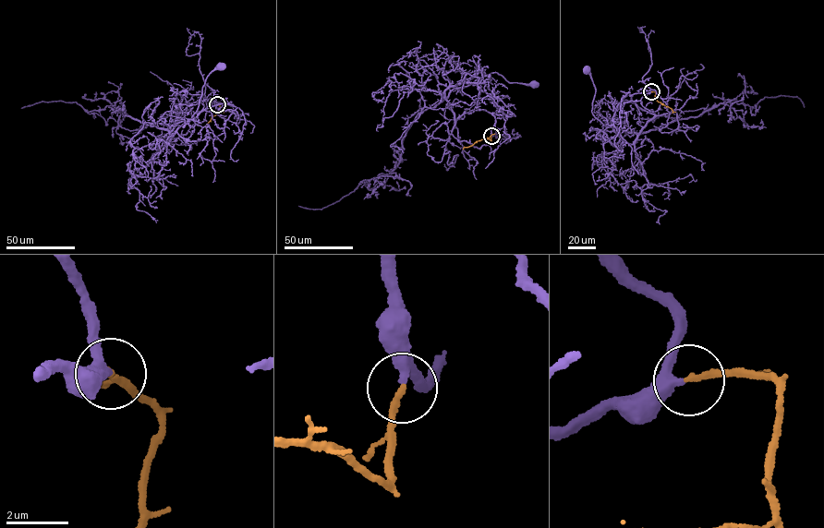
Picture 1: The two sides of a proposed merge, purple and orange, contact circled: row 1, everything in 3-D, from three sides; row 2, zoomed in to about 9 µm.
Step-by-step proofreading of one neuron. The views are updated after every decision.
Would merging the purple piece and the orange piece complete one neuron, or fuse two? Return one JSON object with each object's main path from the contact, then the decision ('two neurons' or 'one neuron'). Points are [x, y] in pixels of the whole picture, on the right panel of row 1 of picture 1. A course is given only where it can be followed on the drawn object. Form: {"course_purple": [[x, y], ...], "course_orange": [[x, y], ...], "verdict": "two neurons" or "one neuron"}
{"course_purple": [[651, 92], [631, 96], [636, 105], [654, 115], [638, 134], [605, 126], [592, 113], [596, 90], [586, 69]], "course_orange": [[651, 91], [655, 92], [656, 100], [675, 112]], "verdict": "one neuron"}

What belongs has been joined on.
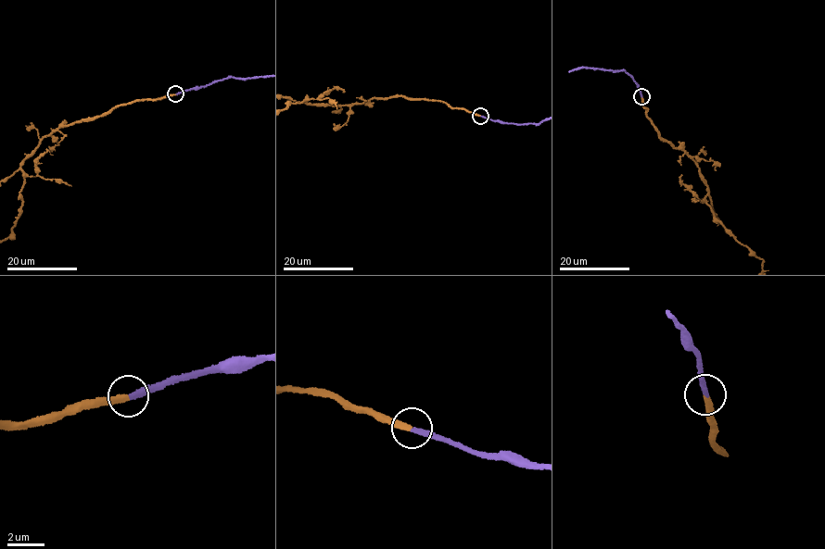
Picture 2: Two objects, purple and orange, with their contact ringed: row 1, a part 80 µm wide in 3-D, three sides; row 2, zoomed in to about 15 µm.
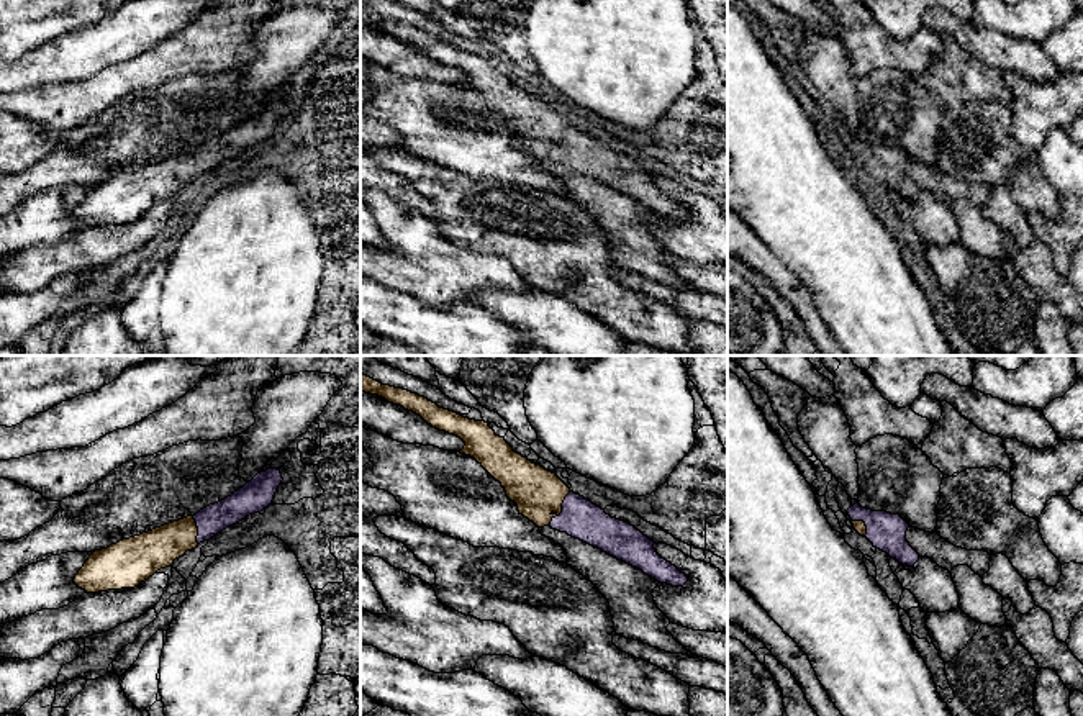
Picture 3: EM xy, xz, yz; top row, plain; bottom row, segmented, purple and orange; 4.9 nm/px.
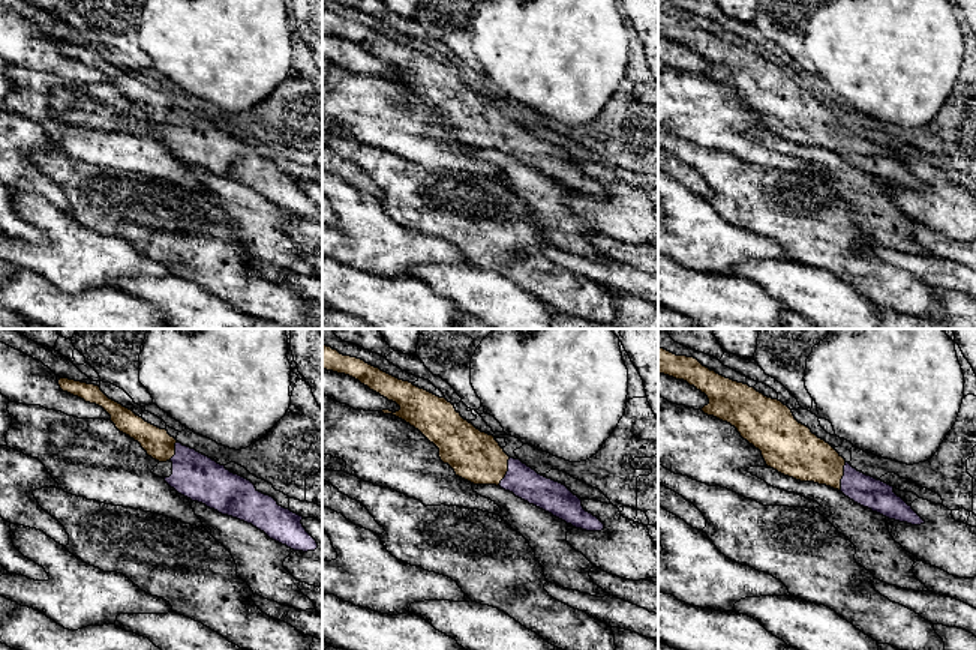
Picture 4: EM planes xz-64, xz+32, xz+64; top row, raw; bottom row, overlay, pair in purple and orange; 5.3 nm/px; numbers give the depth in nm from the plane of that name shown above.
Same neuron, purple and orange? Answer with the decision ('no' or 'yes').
yes

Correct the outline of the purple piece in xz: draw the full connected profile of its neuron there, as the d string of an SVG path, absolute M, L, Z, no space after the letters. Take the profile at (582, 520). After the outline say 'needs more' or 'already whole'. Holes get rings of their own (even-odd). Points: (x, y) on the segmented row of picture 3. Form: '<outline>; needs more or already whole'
M360 374L360 392L378 395L388 403L419 415L433 428L460 437L465 446L459 452L474 457L500 482L506 496L518 505L519 514L537 528L551 526L567 532L660 583L683 587L688 582L685 573L655 552L654 541L573 493L555 474L514 452L488 423L464 418L424 397L382 385L364 374Z; needs more

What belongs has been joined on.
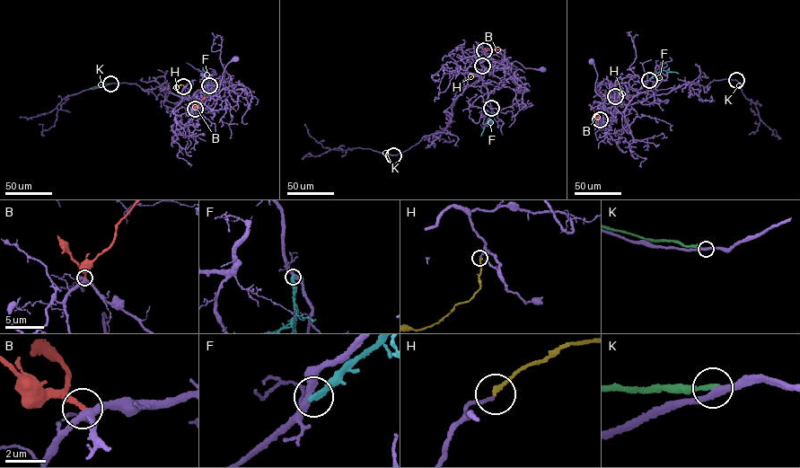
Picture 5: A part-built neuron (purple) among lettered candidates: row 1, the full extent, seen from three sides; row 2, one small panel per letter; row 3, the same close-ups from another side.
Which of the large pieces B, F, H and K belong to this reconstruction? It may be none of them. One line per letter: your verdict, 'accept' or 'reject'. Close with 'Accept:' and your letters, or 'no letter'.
B: reject
F: reject
H: accept
K: reject
Accept: H

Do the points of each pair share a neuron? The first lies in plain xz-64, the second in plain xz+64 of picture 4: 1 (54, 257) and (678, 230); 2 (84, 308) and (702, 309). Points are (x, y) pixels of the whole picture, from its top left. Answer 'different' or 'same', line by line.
1: same
2: same

